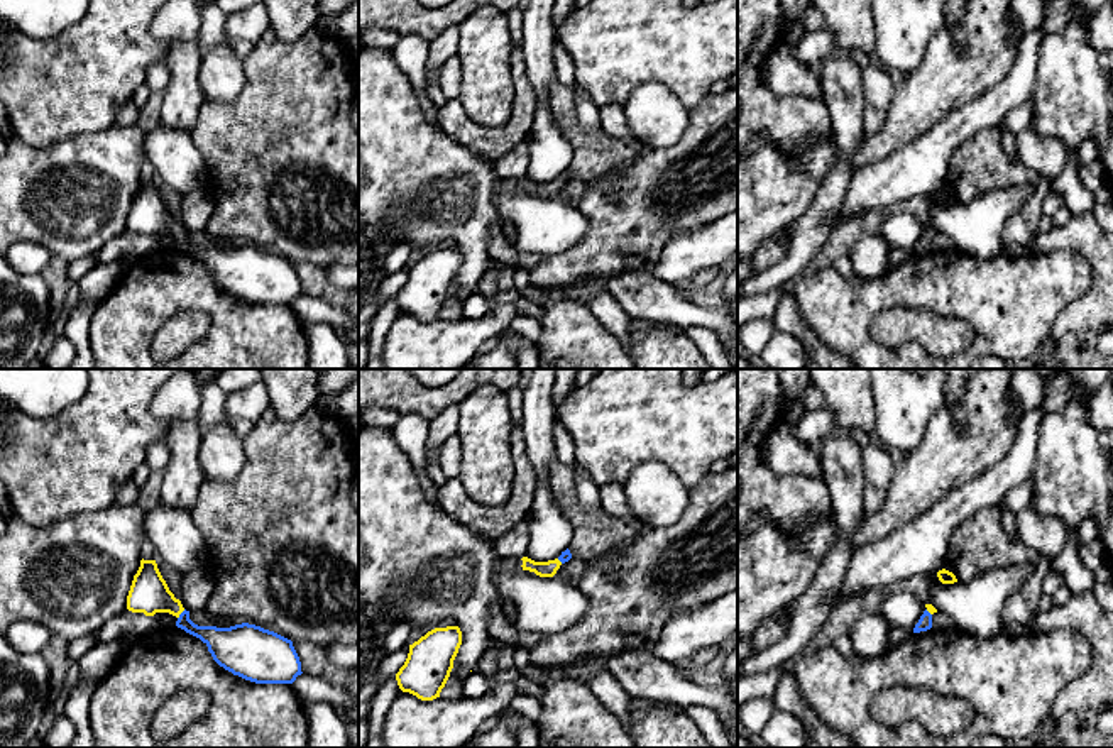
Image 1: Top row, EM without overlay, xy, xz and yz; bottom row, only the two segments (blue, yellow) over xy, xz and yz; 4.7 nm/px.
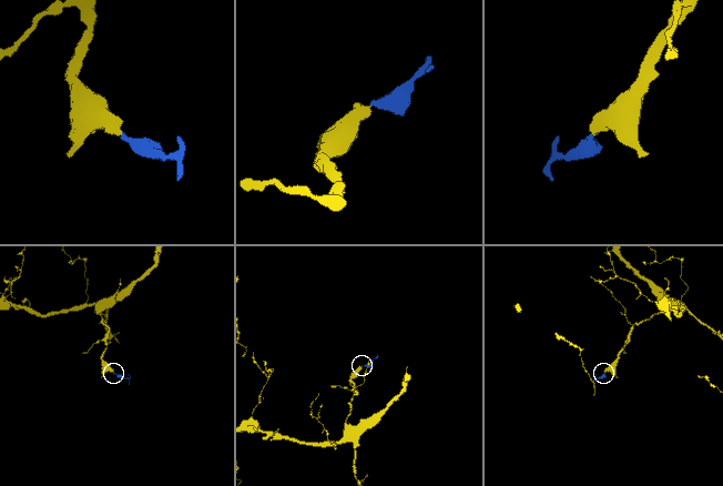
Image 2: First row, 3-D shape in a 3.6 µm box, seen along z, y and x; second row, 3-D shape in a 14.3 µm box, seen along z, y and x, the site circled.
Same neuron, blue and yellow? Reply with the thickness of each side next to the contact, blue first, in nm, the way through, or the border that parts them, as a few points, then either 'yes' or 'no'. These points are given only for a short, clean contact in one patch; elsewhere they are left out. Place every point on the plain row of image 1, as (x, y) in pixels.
calibres 160 and 190 nm; way xy (224, 264), (197, 252), (180, 236), (168, 224), (149, 215); yes

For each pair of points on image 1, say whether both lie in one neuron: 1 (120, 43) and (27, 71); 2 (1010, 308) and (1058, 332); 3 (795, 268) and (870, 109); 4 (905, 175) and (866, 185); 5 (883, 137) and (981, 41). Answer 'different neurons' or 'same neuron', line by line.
1: same neuron
2: different neurons
3: different neurons
4: same neuron
5: same neuron

